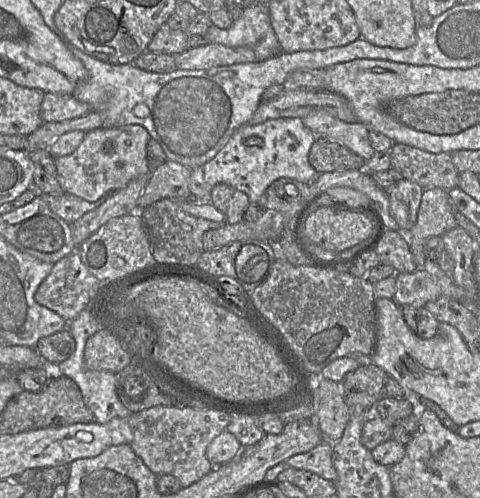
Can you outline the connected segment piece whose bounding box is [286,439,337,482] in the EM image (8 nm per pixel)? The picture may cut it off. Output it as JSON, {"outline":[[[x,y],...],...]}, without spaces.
{"outline":[[[324,440],[305,453],[299,453],[286,461],[287,466],[307,470],[320,477],[335,482],[337,471],[332,462],[333,444]]]}

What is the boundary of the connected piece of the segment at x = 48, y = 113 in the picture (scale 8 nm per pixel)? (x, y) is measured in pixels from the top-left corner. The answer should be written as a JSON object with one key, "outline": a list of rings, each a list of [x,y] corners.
{"outline":[[[45,93],[40,116],[43,122],[59,122],[82,117],[91,107],[70,94]]]}

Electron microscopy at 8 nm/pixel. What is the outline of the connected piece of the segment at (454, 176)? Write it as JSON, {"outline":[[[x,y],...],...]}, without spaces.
{"outline":[[[393,143],[389,153],[391,168],[423,189],[448,191],[458,186],[459,172],[453,164],[452,153],[431,153],[404,143]]]}

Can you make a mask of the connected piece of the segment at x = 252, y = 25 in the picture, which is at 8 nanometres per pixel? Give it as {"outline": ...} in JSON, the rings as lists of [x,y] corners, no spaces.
{"outline":[[[261,3],[247,5],[242,16],[234,20],[227,29],[211,25],[206,36],[209,43],[228,47],[249,47],[254,50],[260,61],[283,52],[271,25],[269,8]]]}

